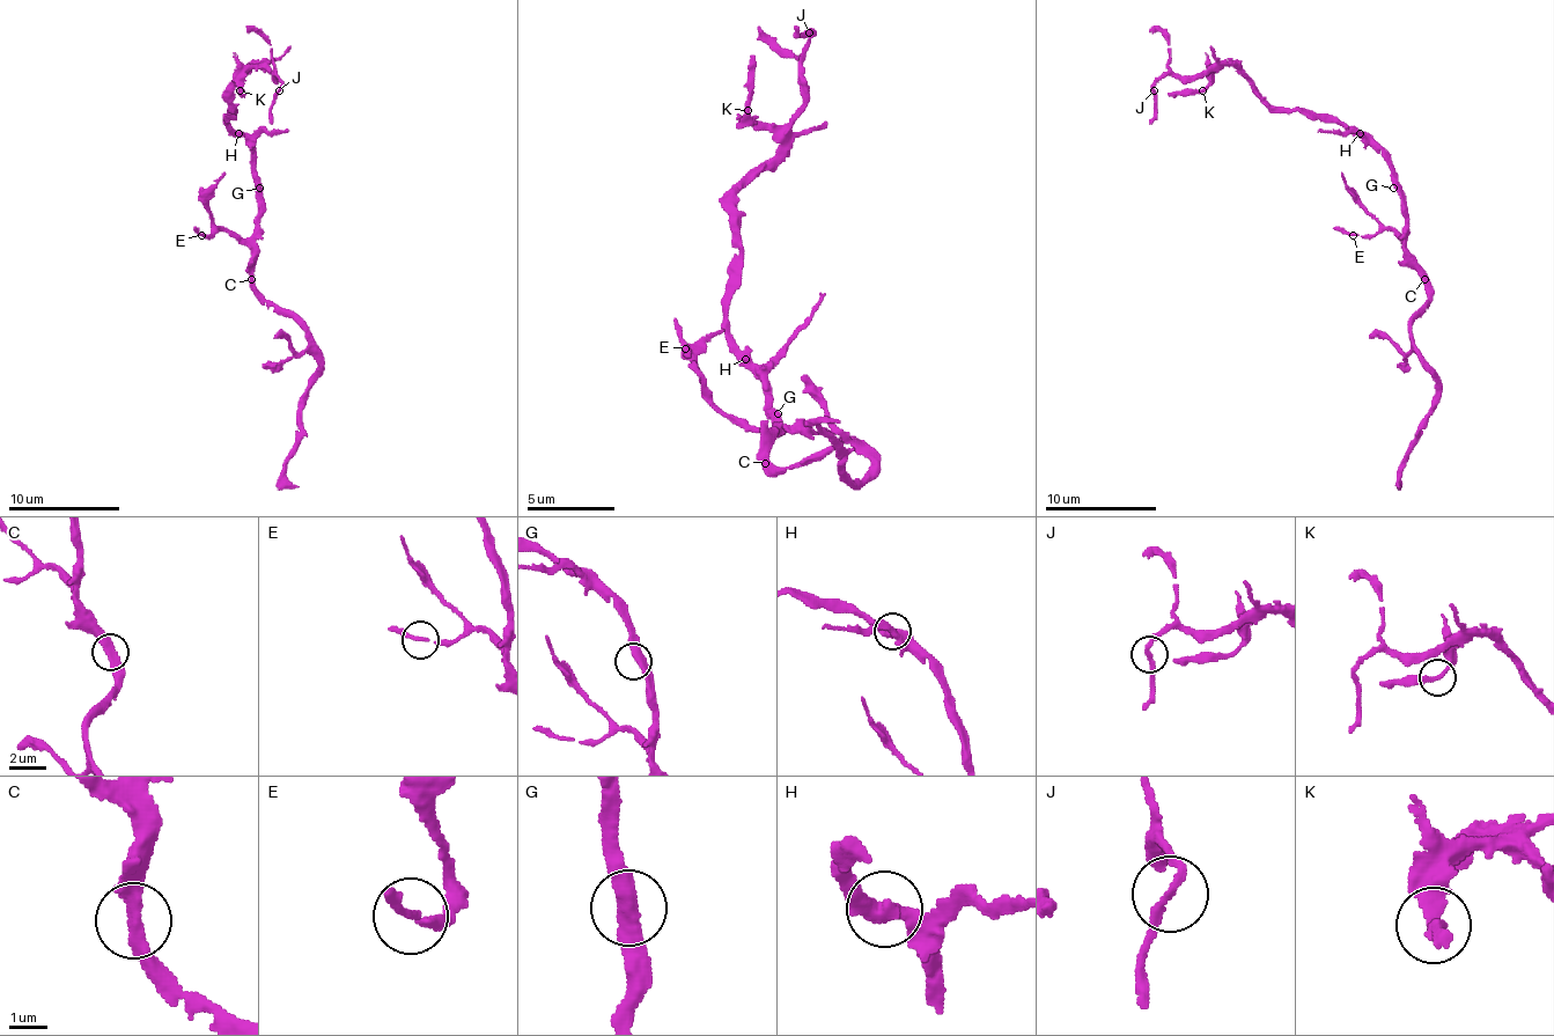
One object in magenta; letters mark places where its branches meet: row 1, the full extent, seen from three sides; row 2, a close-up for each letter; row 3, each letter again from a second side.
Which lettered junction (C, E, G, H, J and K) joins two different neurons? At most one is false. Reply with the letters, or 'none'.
none

